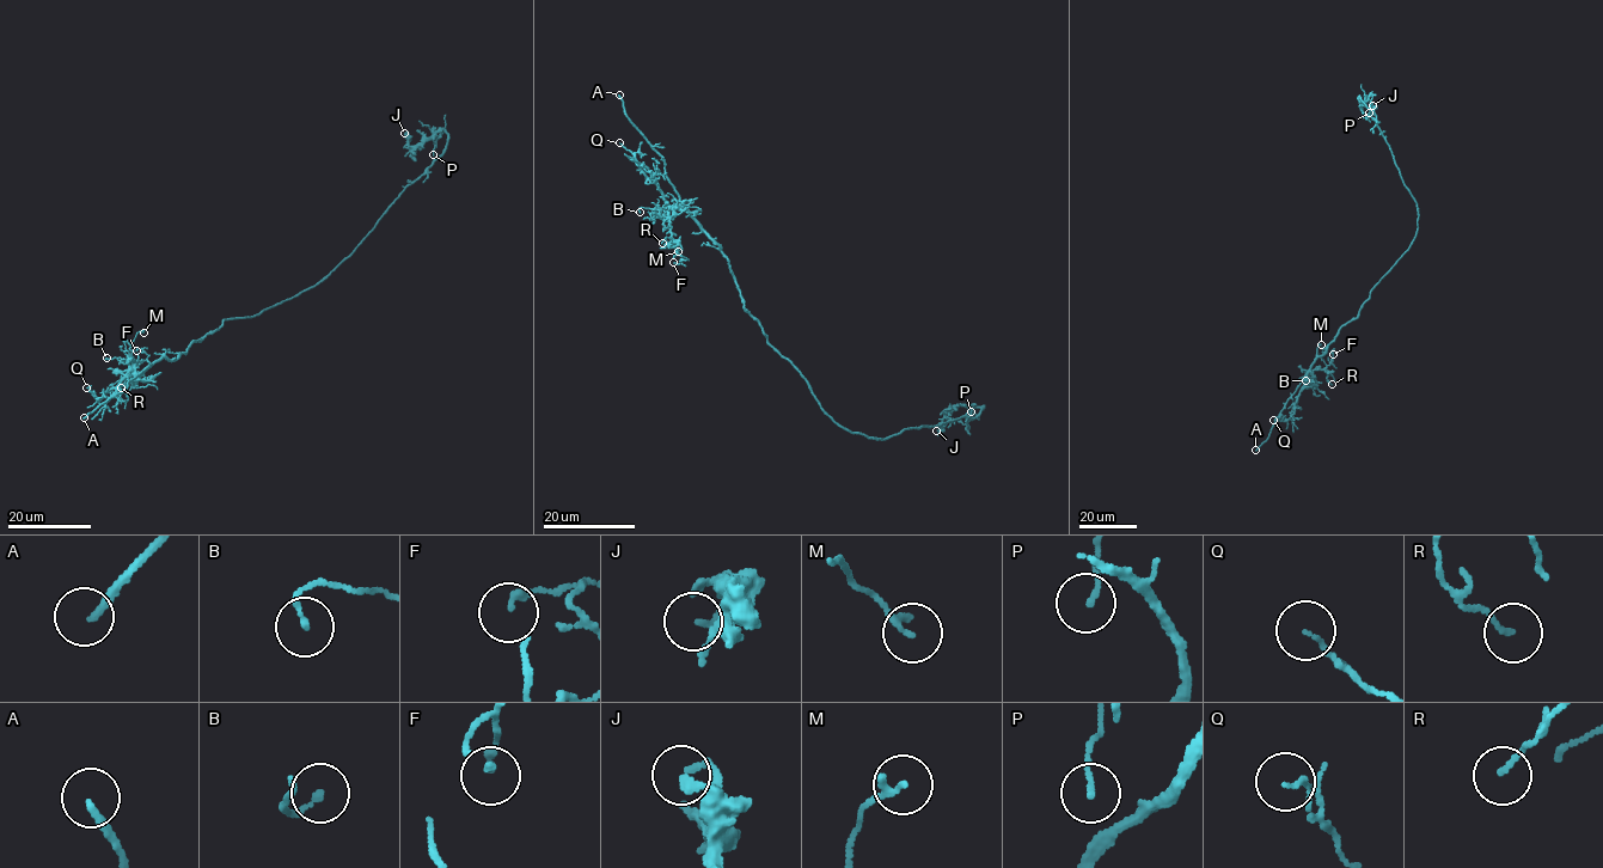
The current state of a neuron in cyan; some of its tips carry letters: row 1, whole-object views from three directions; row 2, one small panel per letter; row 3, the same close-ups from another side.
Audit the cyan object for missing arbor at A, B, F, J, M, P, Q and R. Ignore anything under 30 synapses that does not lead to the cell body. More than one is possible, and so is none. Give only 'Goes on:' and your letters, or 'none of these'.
Goes on: A

